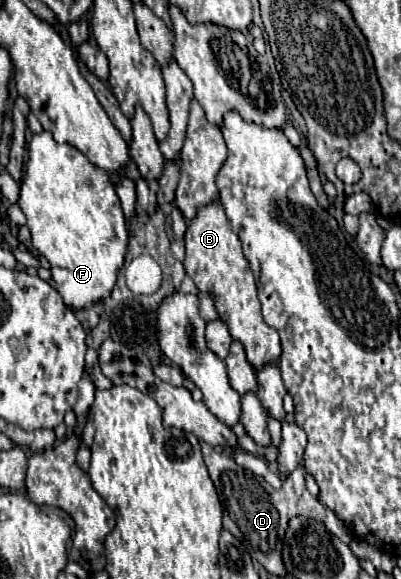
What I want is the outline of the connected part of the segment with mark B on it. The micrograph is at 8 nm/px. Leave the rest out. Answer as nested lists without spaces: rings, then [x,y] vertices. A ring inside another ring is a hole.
[[[218,202],[200,208],[198,216],[188,222],[186,230],[186,274],[196,282],[200,292],[206,292],[214,298],[218,318],[226,322],[230,336],[242,342],[246,350],[246,358],[254,372],[260,372],[266,364],[276,364],[280,358],[280,338],[274,328],[270,328],[260,310],[258,286],[254,274],[248,266],[248,260],[242,254],[242,244],[234,234],[222,206]]]

